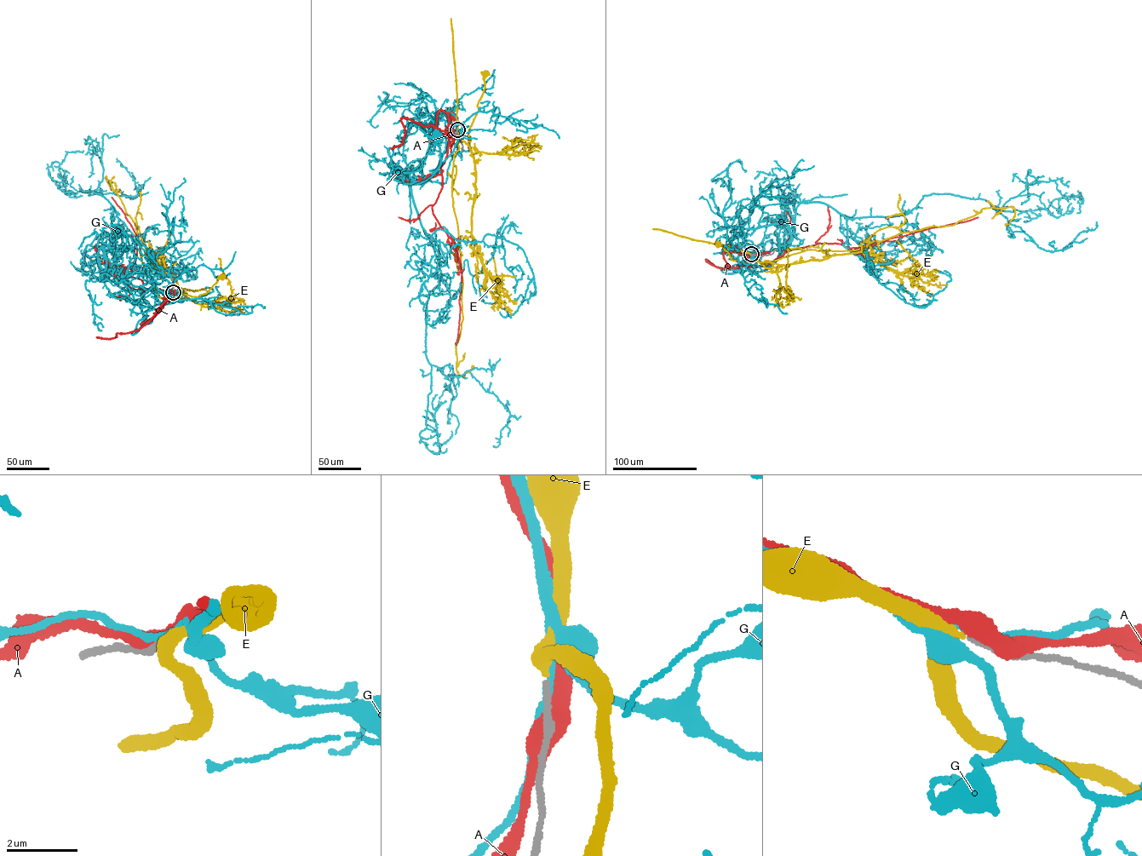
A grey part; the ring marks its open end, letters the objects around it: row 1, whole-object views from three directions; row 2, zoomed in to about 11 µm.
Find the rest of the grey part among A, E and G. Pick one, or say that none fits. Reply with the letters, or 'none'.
E

